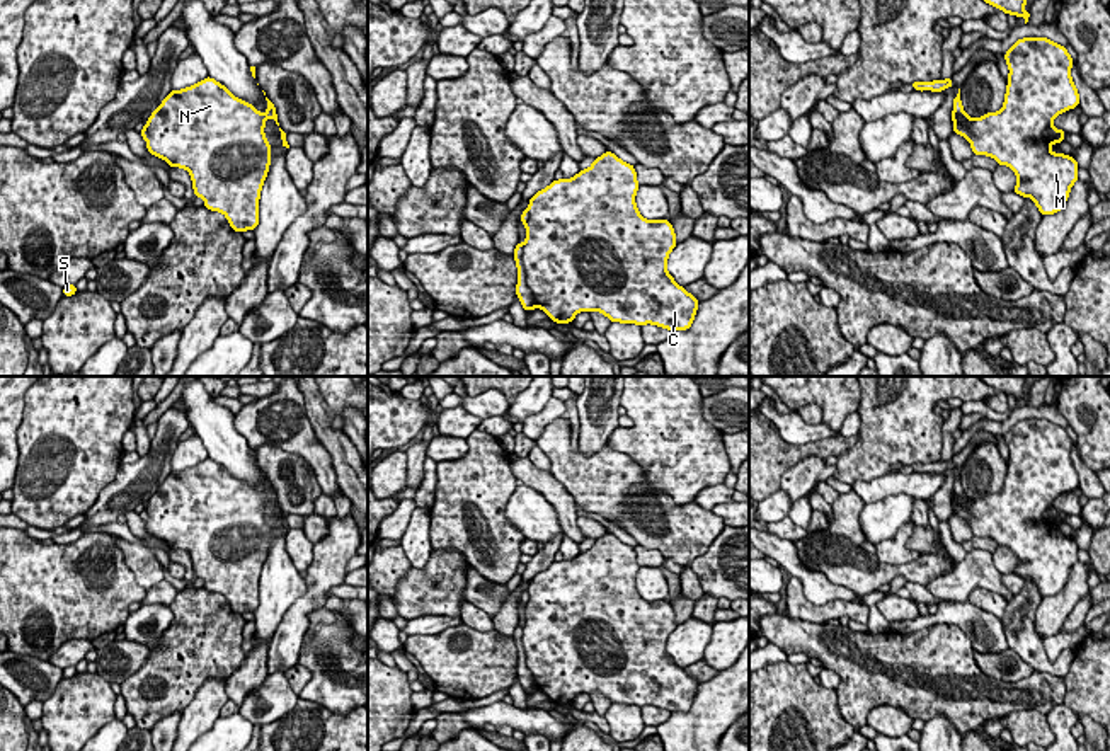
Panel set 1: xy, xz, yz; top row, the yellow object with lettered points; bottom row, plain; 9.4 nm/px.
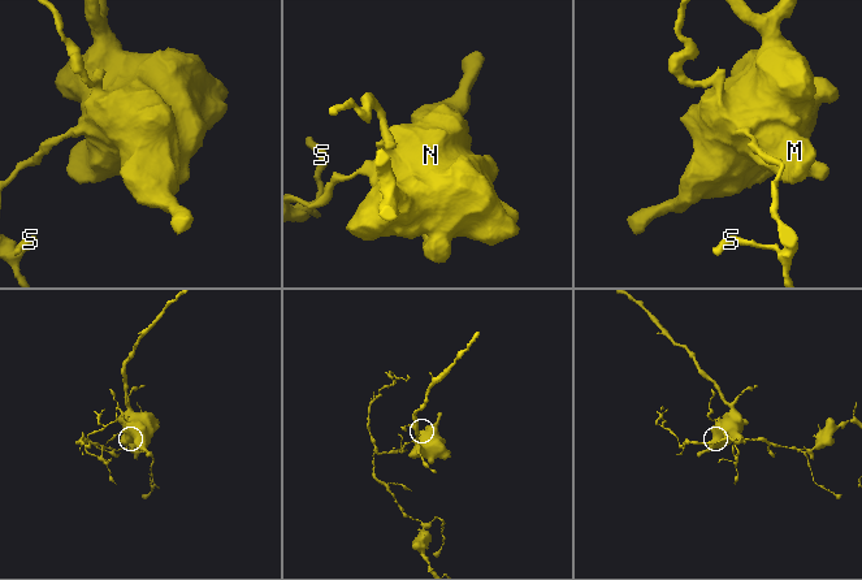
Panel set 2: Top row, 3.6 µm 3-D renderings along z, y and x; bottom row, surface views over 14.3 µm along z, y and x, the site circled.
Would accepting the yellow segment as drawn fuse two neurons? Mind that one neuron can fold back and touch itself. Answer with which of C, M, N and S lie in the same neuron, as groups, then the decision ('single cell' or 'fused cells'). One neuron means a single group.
groups C M N / S; fused cells

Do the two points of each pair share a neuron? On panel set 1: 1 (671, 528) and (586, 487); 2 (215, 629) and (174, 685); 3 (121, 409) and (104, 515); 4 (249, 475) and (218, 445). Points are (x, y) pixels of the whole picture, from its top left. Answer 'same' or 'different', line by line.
1: same
2: same
3: different
4: same

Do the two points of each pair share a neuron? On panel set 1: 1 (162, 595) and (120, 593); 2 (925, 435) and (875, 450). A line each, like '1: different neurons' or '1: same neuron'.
1: different neurons
2: same neuron

